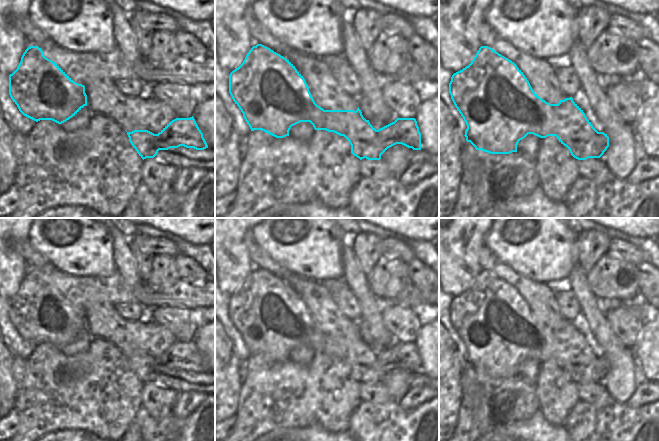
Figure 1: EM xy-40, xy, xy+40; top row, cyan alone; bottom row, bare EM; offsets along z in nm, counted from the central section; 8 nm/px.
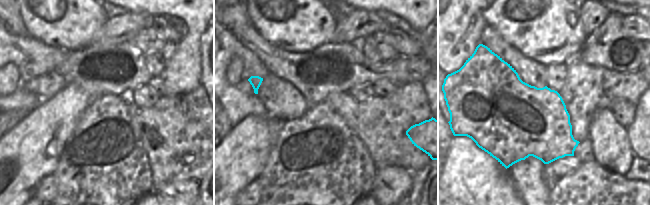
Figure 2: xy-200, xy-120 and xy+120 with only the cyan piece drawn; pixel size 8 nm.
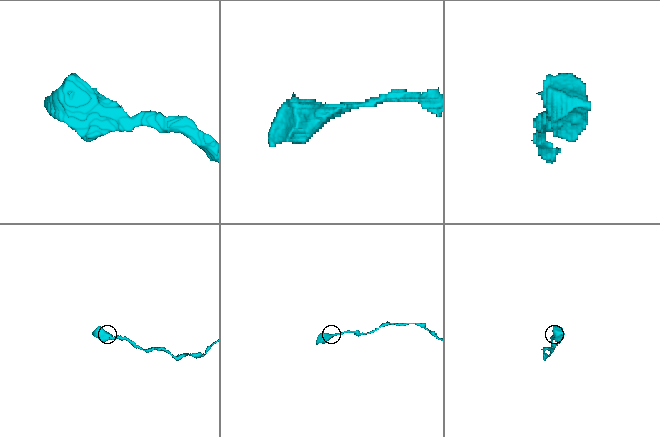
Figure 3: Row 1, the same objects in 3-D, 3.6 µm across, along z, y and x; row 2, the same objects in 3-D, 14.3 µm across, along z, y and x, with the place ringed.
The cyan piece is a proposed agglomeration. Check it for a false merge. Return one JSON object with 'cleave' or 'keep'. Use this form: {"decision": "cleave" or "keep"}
{"decision": "cleave"}

